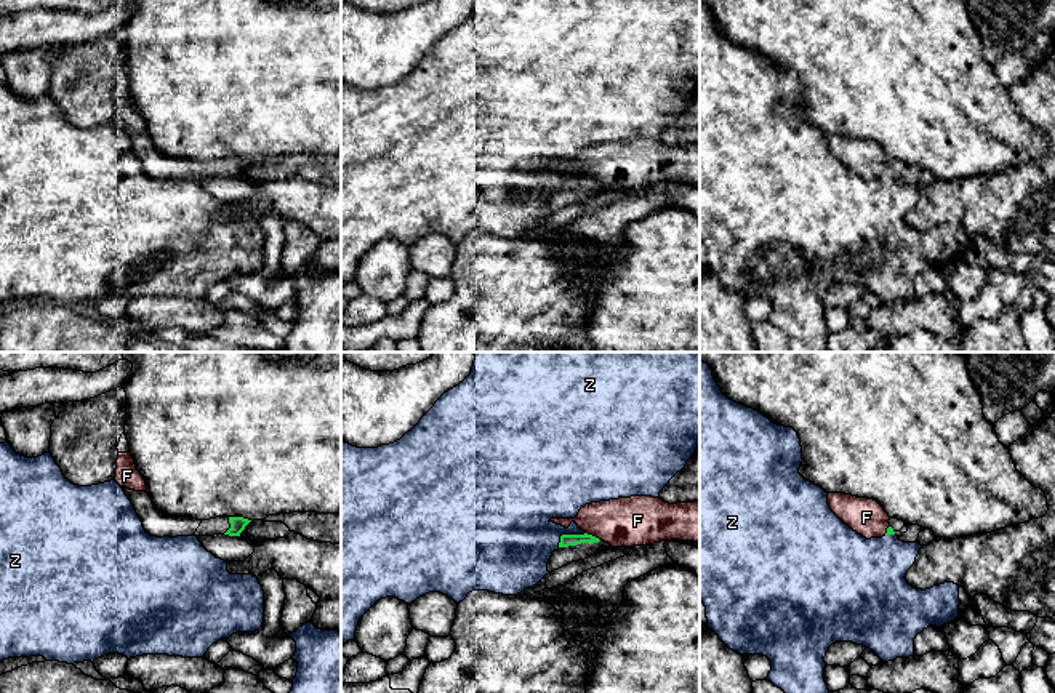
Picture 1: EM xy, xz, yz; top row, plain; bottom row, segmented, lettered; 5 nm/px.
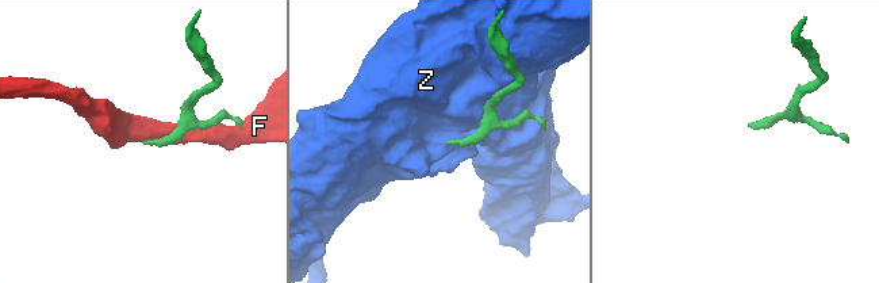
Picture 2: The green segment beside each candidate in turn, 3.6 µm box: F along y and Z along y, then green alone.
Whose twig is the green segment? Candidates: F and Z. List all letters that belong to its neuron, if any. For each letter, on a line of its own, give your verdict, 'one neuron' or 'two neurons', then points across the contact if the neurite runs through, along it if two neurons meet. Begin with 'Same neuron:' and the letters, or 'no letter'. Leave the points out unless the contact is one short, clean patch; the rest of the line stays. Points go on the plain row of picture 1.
Same neuron: no letter
F: two neurons
Z: two neurons

